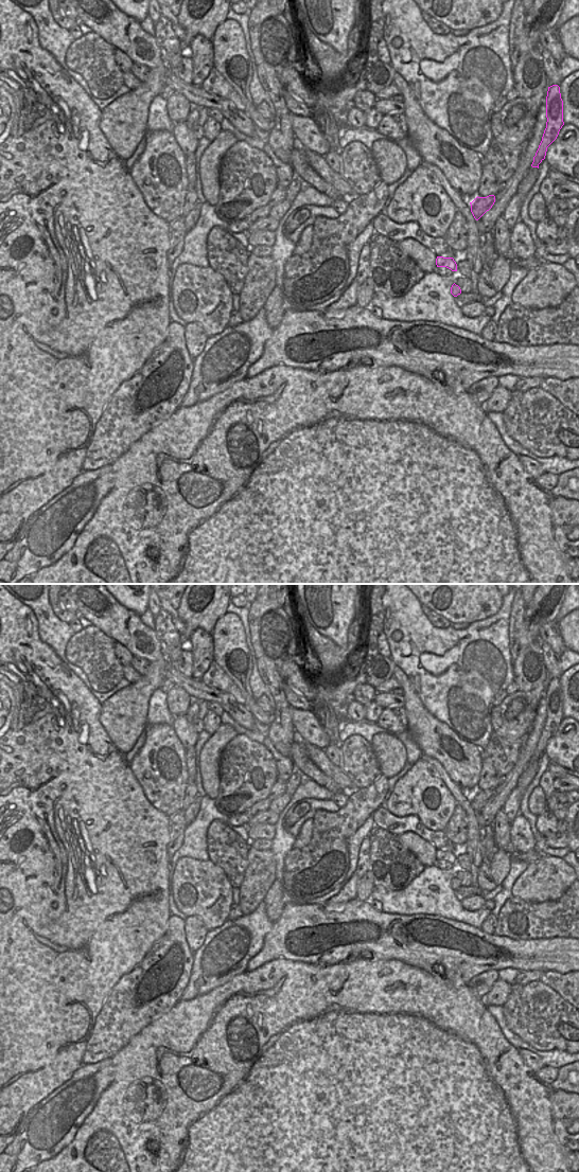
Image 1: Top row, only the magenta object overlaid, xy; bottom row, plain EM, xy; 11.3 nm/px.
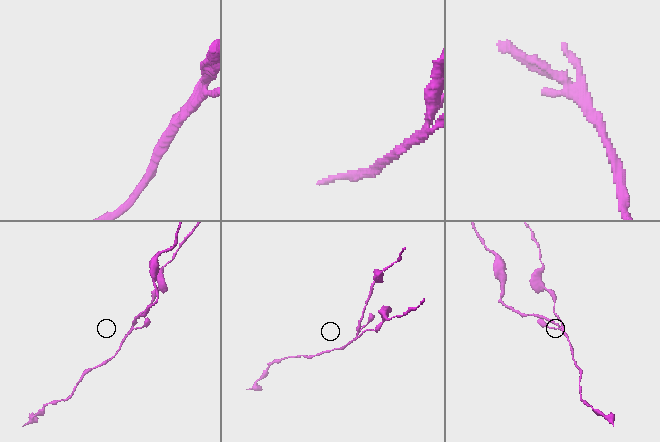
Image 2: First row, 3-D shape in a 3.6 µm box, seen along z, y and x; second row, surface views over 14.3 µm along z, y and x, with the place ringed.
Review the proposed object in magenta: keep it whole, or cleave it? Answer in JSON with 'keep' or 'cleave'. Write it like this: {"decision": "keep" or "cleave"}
{"decision": "cleave"}

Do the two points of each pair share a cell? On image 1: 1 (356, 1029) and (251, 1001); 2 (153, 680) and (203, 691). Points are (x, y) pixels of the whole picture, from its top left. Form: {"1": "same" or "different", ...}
{"1": "same", "2": "different"}

